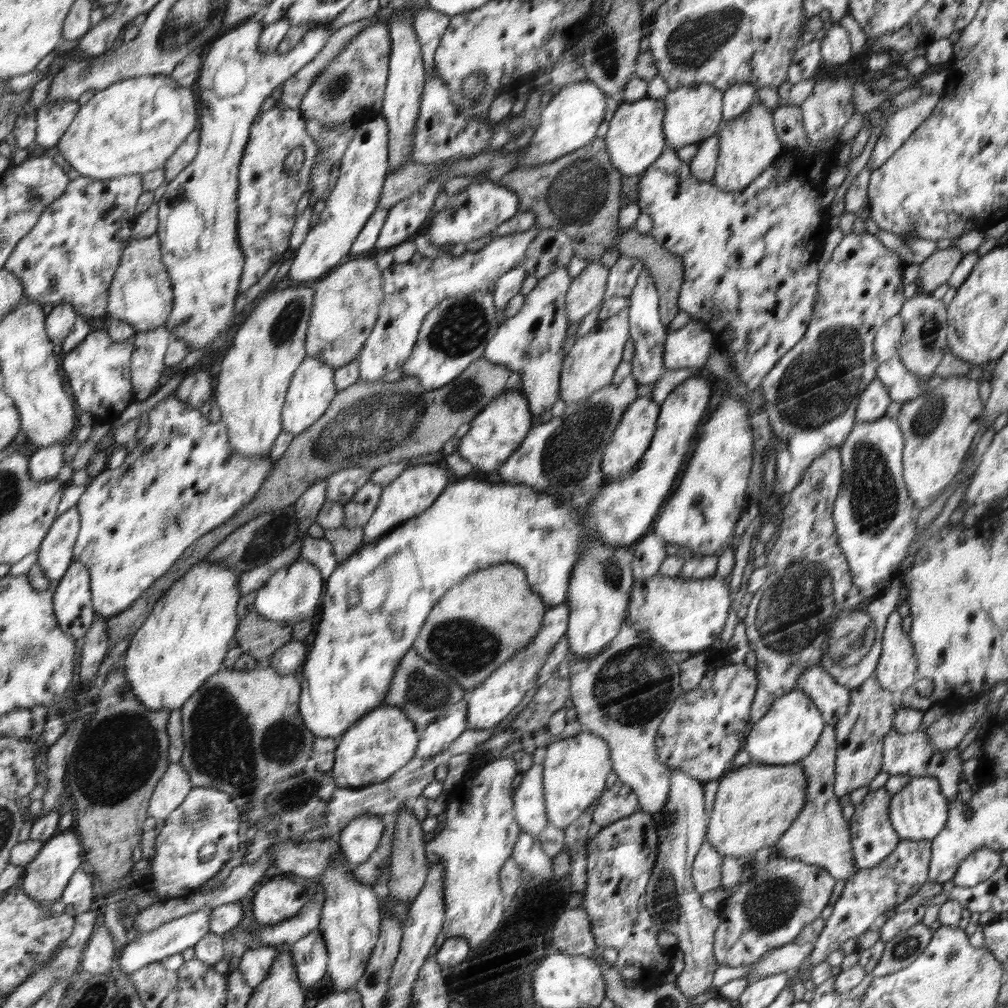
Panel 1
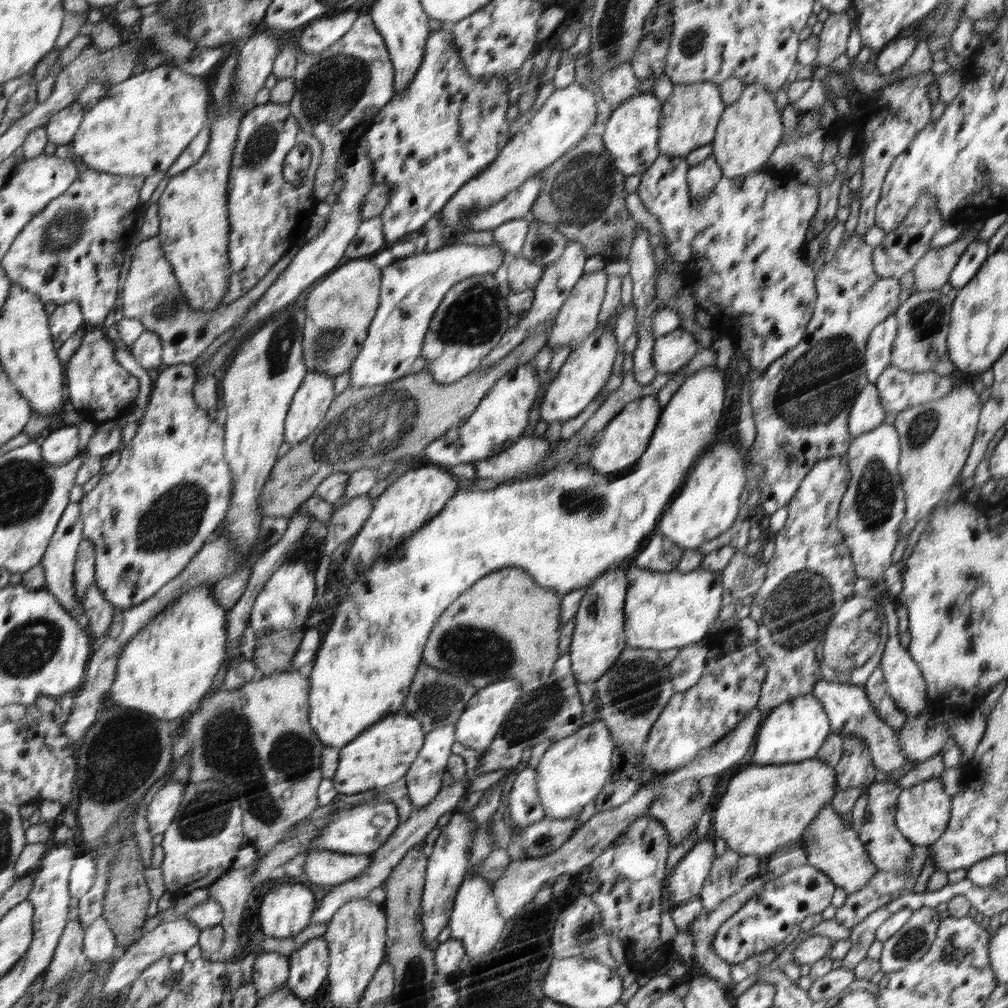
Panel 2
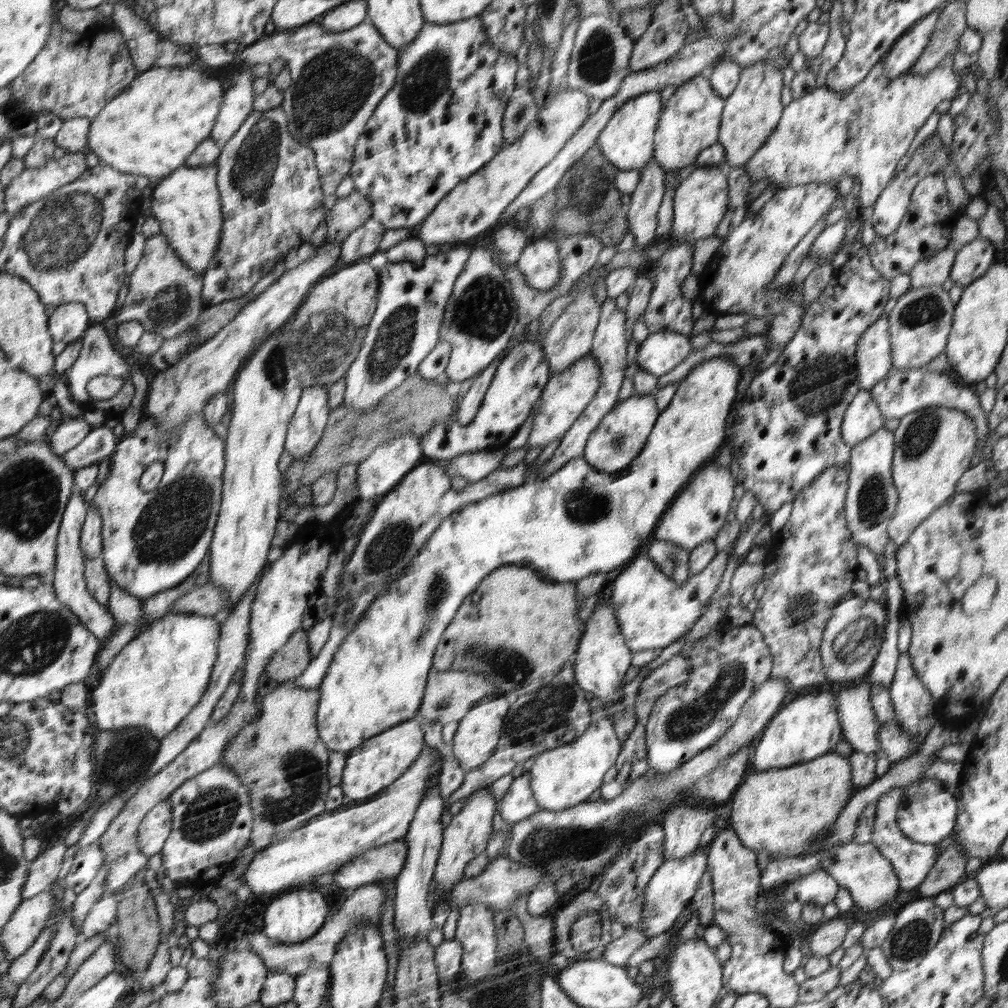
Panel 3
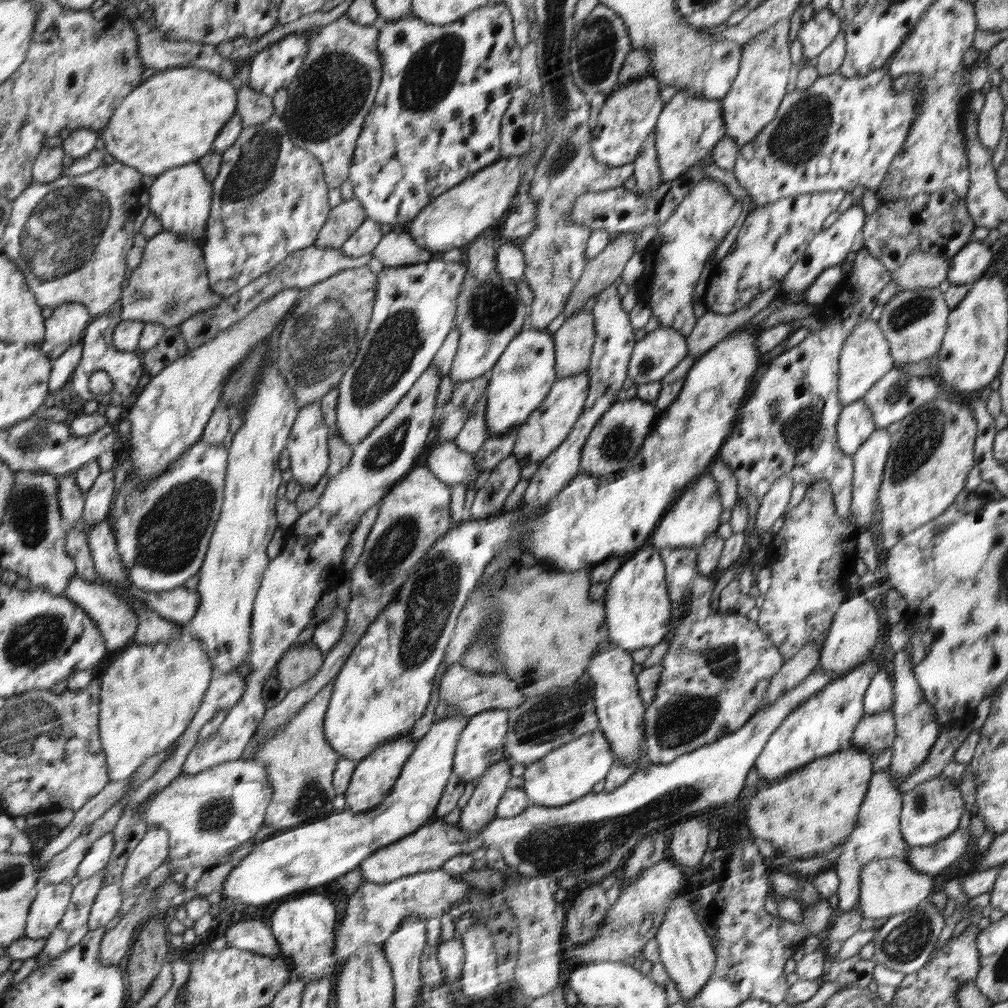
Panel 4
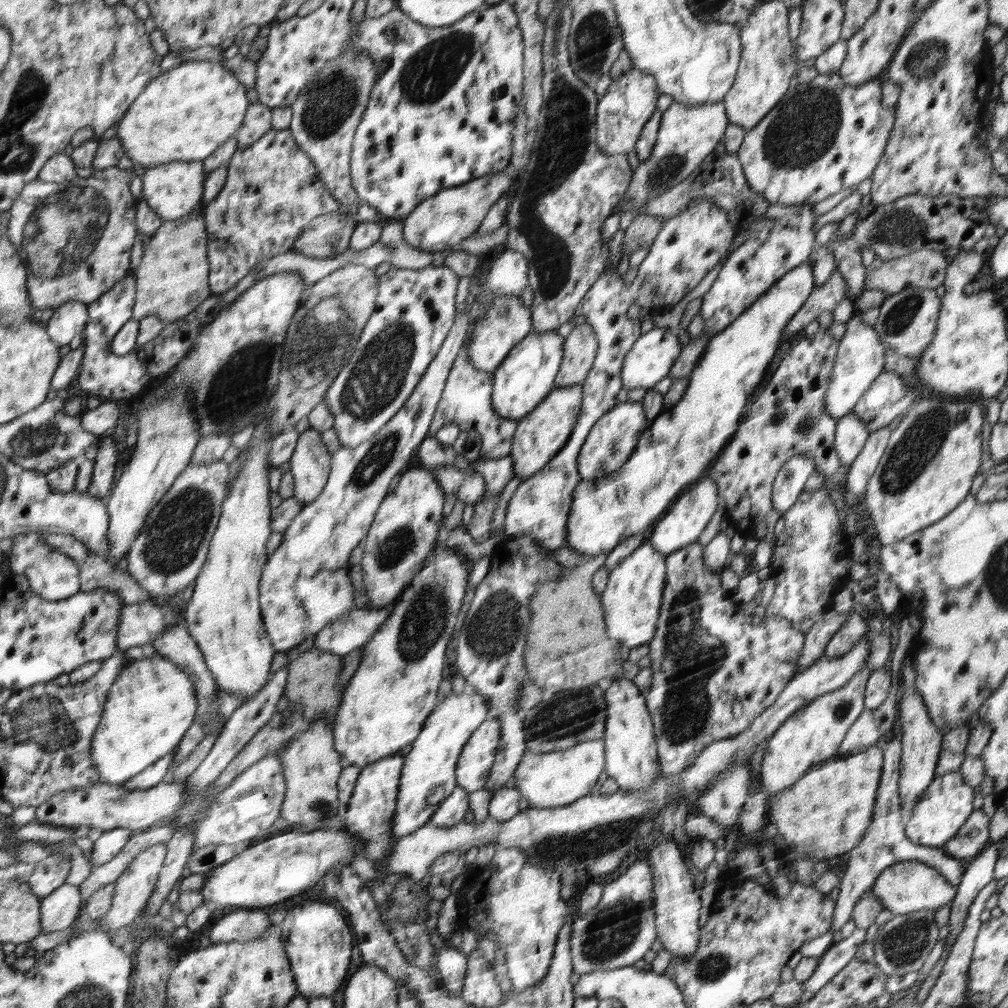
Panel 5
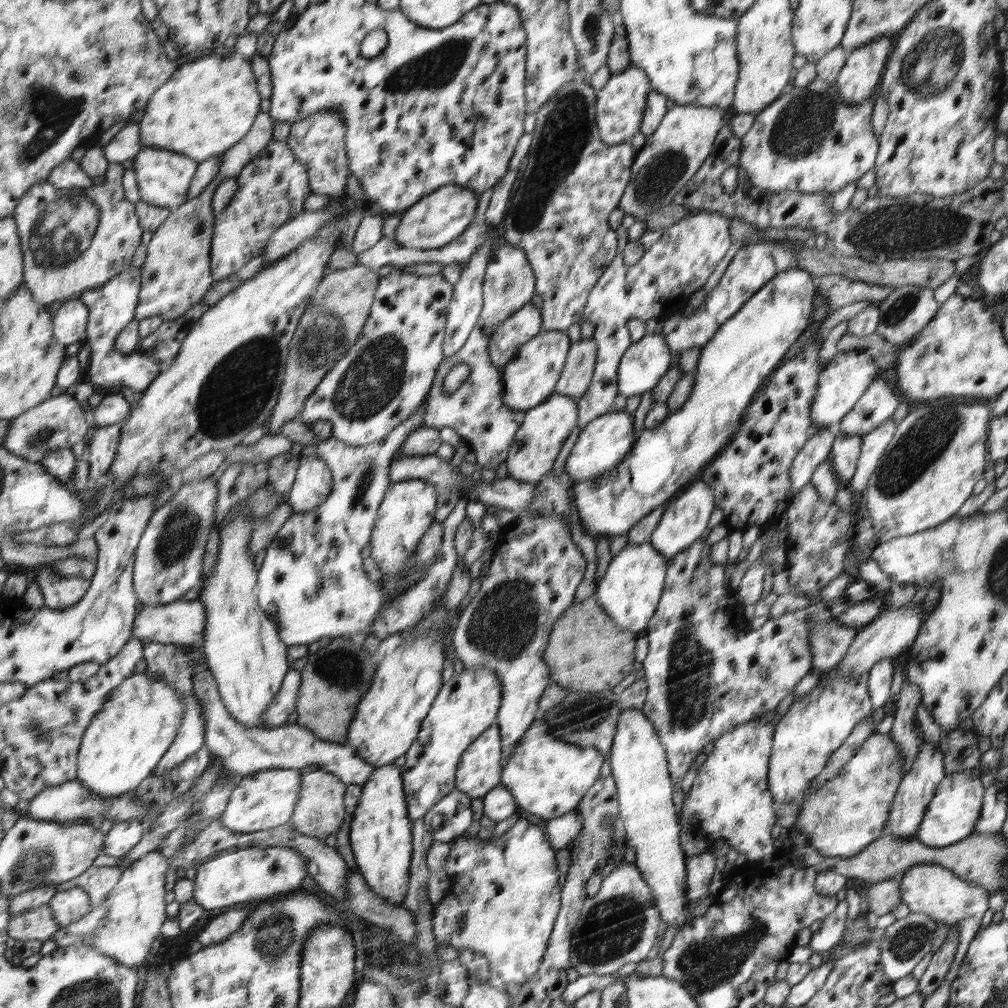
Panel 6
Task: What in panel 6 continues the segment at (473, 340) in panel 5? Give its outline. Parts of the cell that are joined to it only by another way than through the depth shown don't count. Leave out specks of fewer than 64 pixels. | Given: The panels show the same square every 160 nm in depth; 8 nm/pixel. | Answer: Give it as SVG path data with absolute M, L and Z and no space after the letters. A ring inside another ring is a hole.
M526 305L513 316L500 322L492 332L487 351L494 367L504 368L516 356L517 350L542 333L542 312L540 308Z

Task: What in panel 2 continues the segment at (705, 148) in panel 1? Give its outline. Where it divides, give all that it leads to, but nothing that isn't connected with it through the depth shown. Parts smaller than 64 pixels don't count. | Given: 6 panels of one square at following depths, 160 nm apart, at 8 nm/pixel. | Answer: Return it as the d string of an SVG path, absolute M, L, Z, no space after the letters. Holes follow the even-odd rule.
M713 156L706 158L699 165L686 167L685 172L691 196L698 202L710 196L724 176L721 165Z

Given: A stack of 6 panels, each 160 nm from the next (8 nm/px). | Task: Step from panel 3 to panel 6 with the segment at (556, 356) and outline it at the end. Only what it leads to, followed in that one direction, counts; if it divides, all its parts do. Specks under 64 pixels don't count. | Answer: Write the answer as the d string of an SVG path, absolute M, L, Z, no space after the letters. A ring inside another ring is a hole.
M580 339L570 345L570 362L566 362L566 374L561 374L562 382L557 382L556 392L571 397L581 397L591 383L594 364L597 360L597 343Z

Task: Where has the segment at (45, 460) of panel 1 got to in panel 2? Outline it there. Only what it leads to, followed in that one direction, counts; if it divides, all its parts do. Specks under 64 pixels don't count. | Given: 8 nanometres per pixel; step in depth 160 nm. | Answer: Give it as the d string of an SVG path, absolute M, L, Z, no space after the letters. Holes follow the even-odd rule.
M78 425L53 431L45 440L43 454L48 464L64 466L72 462L80 452L80 428Z

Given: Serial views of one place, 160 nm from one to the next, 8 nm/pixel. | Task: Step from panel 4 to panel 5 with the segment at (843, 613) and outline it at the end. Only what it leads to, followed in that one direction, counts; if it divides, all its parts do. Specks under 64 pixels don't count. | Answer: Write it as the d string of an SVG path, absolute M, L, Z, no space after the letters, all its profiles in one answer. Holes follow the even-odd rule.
M851 610L847 621L840 627L830 639L824 650L824 656L828 658L840 658L844 656L869 630L863 617Z

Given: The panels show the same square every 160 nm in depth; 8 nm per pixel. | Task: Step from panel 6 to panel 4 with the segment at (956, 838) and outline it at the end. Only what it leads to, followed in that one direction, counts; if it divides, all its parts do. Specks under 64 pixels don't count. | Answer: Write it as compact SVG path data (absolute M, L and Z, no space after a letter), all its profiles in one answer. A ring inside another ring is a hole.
M938 776L902 795L900 828L908 846L935 845L958 828L960 816L964 815L964 802L956 785L952 779Z

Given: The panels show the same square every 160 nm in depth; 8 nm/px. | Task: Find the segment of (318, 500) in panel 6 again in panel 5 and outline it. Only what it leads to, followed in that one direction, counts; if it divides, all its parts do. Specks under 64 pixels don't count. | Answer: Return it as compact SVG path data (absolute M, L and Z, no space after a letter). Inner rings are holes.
M310 427L299 434L290 464L295 484L293 497L304 504L318 498L332 469L332 455L318 431Z

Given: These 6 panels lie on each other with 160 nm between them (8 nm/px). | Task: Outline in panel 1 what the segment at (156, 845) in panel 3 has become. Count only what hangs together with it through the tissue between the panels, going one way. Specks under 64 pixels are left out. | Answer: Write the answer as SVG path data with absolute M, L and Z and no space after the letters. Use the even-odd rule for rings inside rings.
M180 762L170 763L165 776L160 780L153 801L150 802L150 817L168 820L168 817L193 791L192 779Z

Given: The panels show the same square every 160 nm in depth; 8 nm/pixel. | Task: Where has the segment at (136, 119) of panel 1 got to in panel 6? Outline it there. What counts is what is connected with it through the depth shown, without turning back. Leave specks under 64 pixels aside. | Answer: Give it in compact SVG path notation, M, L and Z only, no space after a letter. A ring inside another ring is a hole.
M226 51L223 55L206 55L202 59L189 61L177 68L177 72L156 90L150 104L145 106L145 114L139 121L141 147L166 148L189 156L196 162L204 162L211 156L232 149L245 137L261 112L261 102L262 98L258 95L257 82L248 57Z

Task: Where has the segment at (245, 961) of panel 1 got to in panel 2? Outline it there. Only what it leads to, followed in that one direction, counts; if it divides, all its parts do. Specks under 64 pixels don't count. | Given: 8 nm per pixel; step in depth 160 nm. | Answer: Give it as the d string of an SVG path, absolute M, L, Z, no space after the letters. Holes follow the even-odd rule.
M260 952L253 964L251 983L256 987L258 998L264 998L275 990L287 986L289 958L277 952Z

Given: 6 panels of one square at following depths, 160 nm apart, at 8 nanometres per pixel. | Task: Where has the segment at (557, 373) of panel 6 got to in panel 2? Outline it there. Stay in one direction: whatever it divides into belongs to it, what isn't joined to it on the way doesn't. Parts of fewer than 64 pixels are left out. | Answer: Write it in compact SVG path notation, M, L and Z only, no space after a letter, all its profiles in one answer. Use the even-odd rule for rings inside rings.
M526 365L518 367L485 394L485 398L468 421L458 428L455 426L444 437L436 439L425 449L423 456L427 458L429 464L442 464L452 468L457 464L474 464L481 459L492 458L505 452L526 430L538 386L540 386L540 373L534 367Z

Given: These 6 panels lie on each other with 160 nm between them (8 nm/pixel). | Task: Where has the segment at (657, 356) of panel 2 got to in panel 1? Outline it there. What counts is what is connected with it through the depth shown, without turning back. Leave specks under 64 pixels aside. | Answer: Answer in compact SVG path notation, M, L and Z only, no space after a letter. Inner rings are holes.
M696 320L680 330L668 332L664 342L665 370L701 369L710 356L713 341L709 328Z

